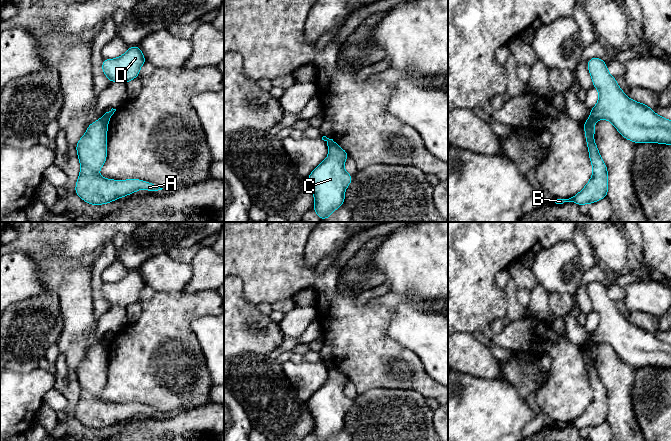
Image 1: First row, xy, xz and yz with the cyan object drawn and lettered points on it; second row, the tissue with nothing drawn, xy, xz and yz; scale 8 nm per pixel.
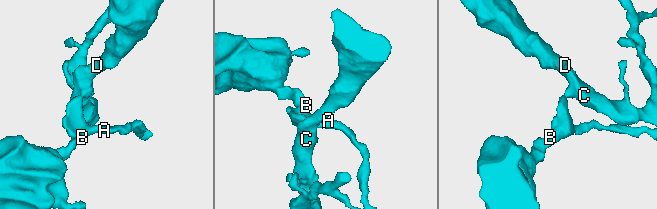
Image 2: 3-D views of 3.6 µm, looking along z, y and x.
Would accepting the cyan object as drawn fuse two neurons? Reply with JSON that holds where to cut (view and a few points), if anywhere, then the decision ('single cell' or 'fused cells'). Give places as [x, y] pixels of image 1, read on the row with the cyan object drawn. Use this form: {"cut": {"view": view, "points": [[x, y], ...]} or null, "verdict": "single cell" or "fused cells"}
{"cut": {"view": "xy", "points": [[103, 117], [107, 122]]}, "verdict": "fused cells"}

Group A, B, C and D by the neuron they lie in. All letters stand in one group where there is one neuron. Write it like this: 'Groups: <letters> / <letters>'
Groups: A B / C D

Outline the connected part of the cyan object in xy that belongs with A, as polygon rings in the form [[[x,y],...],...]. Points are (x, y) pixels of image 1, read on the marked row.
[[[100,118],[89,124],[87,132],[79,139],[75,148],[81,167],[75,193],[90,205],[102,205],[140,189],[162,190],[163,188],[140,179],[112,180],[99,176],[99,170],[107,158],[107,129],[108,122]]]

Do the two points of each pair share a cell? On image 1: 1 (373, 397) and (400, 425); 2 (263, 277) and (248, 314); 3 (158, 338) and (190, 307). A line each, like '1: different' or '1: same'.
1: same
2: different
3: same

